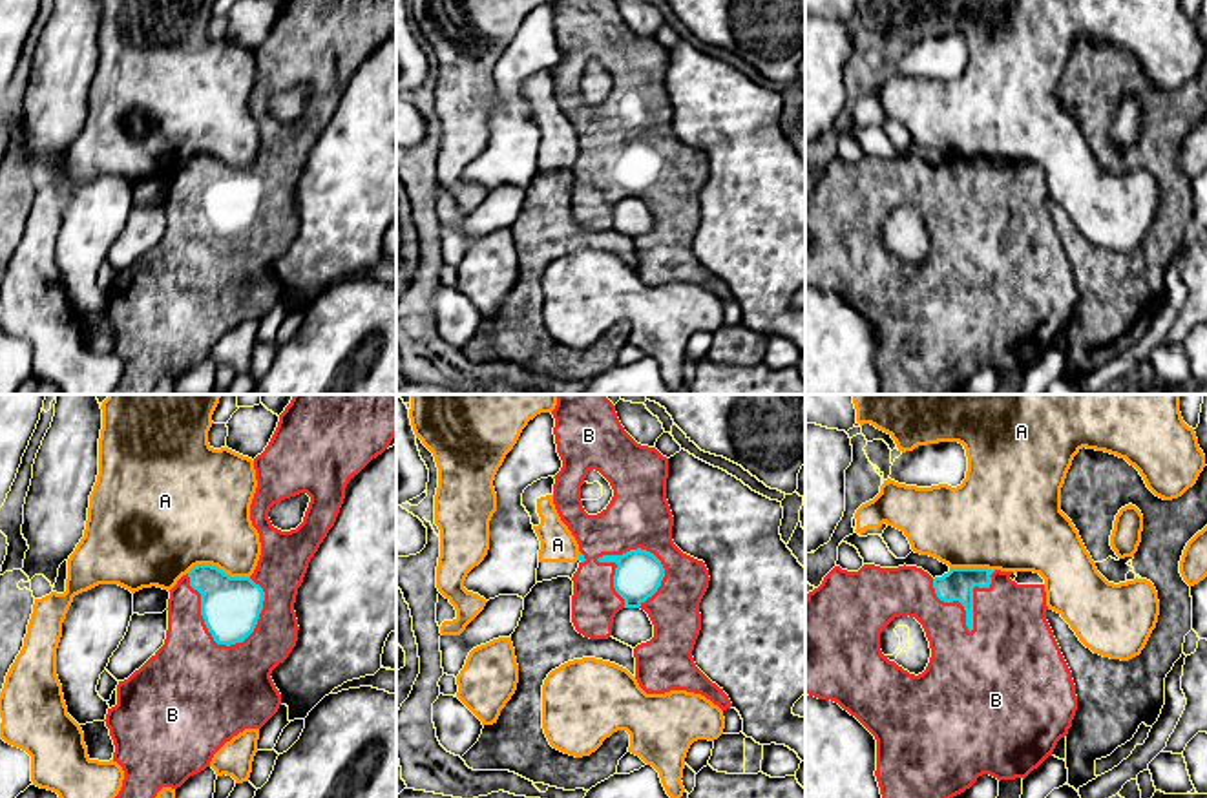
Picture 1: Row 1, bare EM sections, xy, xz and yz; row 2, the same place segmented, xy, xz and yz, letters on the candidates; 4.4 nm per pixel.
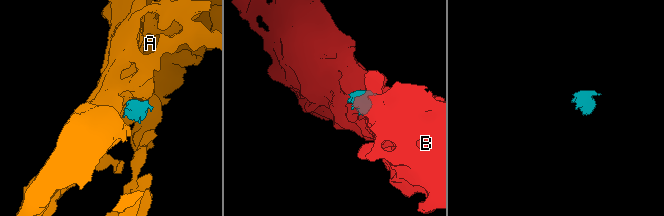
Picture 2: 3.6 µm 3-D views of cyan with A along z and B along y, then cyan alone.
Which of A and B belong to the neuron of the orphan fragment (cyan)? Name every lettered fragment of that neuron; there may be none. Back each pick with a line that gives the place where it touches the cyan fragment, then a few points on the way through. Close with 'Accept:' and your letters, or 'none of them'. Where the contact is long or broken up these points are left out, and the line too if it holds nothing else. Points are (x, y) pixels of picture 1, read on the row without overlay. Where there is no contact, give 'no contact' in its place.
B: meets cyan in xz at (636, 141)
Accept: B

